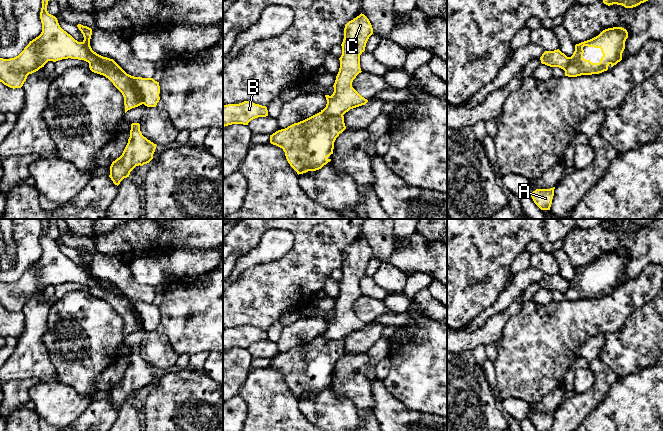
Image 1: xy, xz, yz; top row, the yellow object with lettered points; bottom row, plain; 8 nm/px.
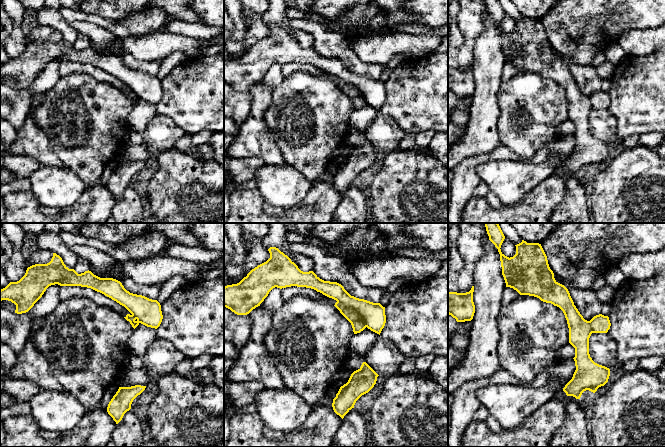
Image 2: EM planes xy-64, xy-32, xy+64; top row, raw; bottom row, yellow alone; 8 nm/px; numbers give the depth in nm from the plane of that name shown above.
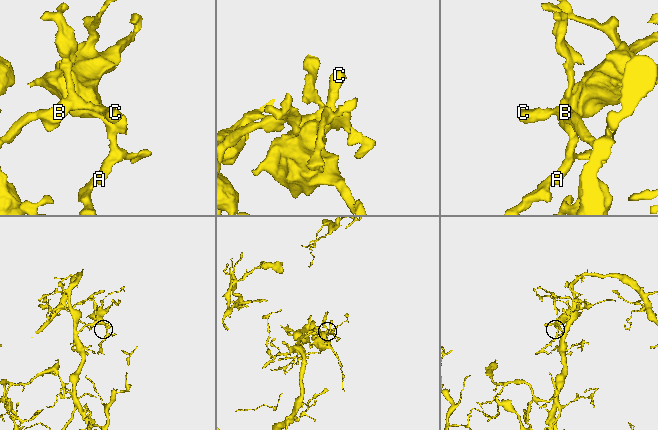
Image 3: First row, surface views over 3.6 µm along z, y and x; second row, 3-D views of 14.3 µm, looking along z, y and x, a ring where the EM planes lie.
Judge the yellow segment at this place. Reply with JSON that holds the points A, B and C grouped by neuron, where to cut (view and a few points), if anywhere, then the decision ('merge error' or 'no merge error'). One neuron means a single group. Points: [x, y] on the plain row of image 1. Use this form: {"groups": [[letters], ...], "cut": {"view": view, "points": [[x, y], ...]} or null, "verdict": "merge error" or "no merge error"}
{"groups": [["A"], ["B", "C"]], "cut": {"view": "xy", "points": [[121, 293], [136, 311], [143, 327]]}, "verdict": "merge error"}

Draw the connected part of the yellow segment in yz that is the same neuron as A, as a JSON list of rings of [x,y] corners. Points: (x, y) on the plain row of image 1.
[[[536,413],[531,417],[531,421],[534,425],[534,427],[538,431],[551,431],[552,423],[554,420],[554,413]]]

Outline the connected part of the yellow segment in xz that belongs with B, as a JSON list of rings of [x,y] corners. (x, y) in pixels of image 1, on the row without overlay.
[[[244,325],[239,328],[223,328],[223,351],[232,348],[248,347],[258,341],[268,340],[266,330],[255,328],[252,325]]]

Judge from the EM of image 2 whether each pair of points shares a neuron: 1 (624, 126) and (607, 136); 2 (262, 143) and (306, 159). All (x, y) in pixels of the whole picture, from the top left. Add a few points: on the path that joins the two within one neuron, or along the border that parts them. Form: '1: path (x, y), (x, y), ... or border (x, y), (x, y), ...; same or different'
1: border (607, 109), (616, 120), (616, 137), (621, 141); different
2: border (269, 128), (273, 140), (286, 163); different

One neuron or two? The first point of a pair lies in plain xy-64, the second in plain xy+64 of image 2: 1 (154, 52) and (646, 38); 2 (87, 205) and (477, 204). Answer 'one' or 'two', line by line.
1: one
2: one

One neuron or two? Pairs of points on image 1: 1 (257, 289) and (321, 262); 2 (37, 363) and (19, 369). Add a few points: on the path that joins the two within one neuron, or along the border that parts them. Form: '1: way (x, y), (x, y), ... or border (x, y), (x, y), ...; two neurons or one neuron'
1: way (273, 288), (295, 278), (305, 268); one neuron
2: way (33, 363), (25, 363), (23, 365); one neuron

